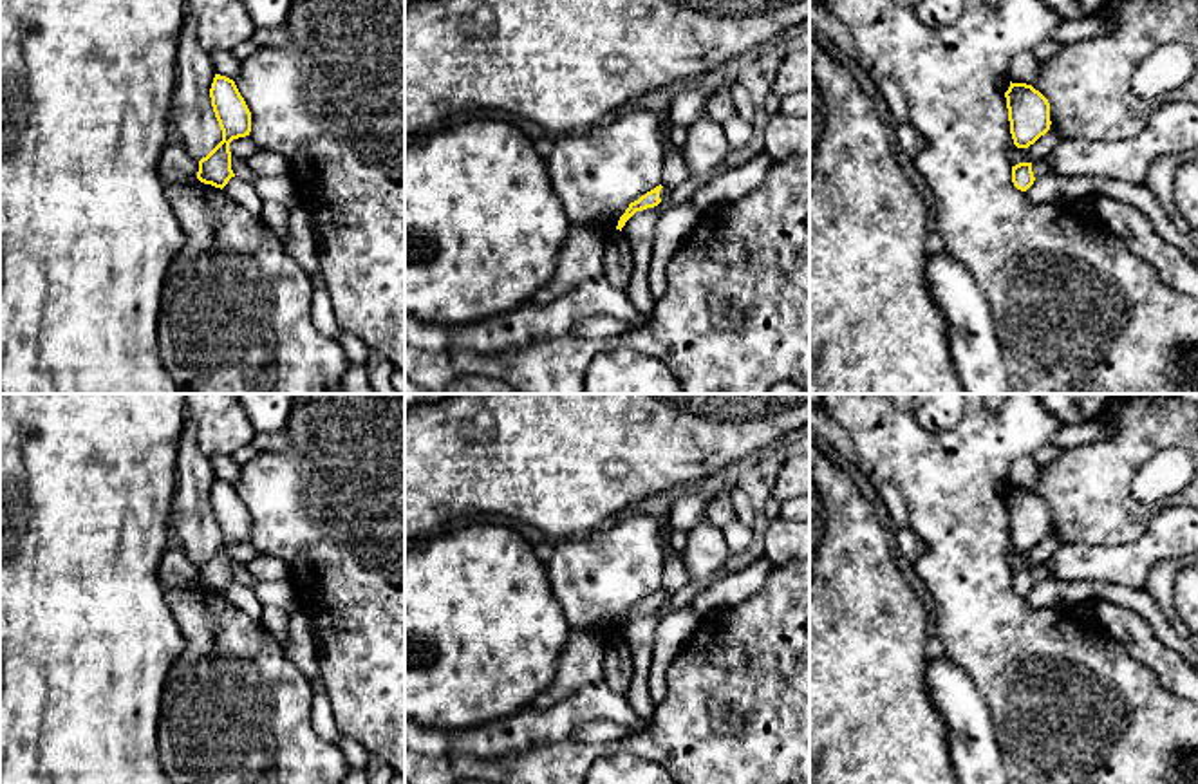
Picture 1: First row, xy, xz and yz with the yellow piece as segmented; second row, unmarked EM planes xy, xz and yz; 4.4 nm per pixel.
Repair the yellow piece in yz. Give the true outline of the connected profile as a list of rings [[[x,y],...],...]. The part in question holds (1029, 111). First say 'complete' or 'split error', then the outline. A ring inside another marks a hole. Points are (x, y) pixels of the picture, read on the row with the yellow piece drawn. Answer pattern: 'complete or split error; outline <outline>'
complete; outline [[[1012,81],[1005,98],[1014,145],[1028,148],[1050,130],[1050,103],[1032,85]]]

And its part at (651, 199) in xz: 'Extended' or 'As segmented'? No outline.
As segmented

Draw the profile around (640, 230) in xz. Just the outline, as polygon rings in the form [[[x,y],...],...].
[[[658,208],[636,211],[622,228],[632,249],[632,276],[629,294],[640,313],[640,323],[645,325],[654,313],[656,302],[649,289],[649,264],[656,242]]]

